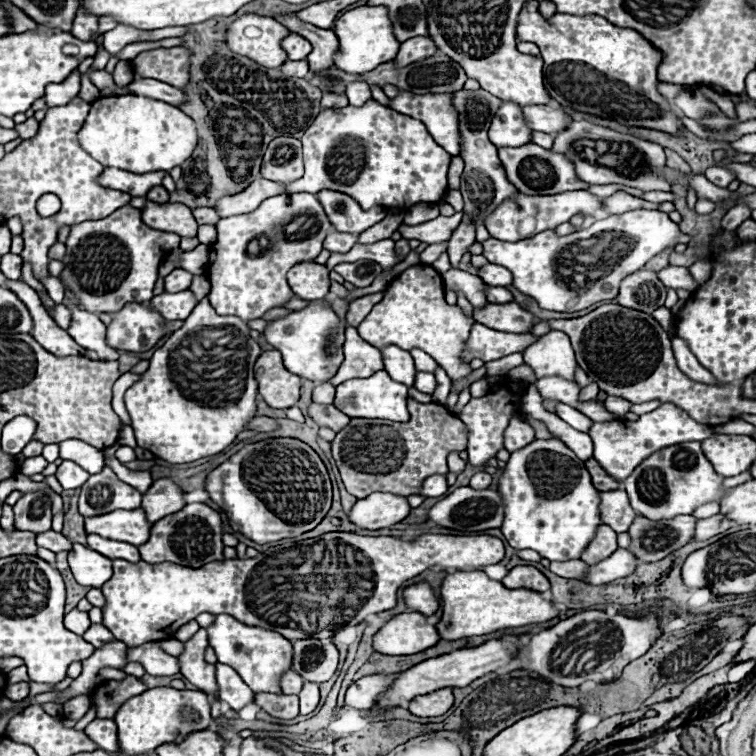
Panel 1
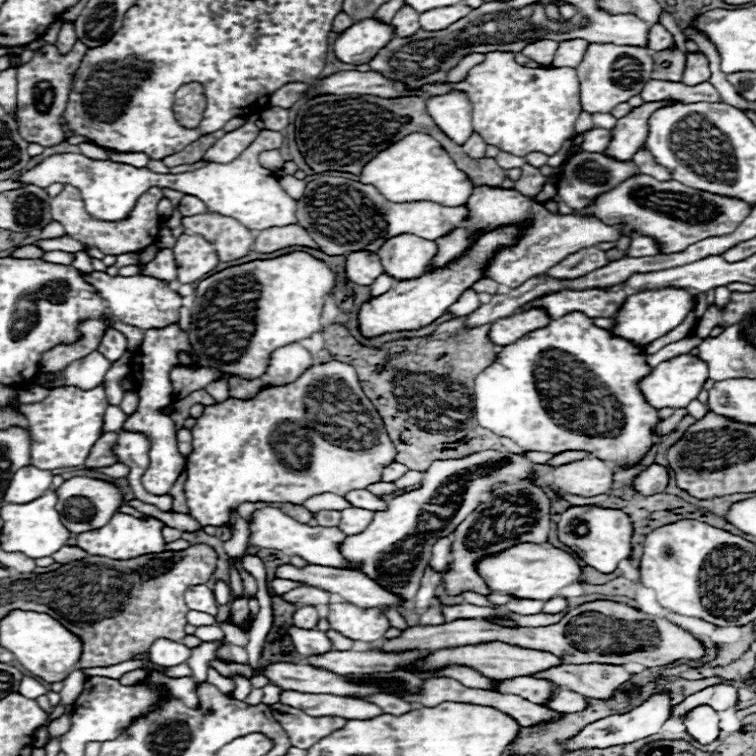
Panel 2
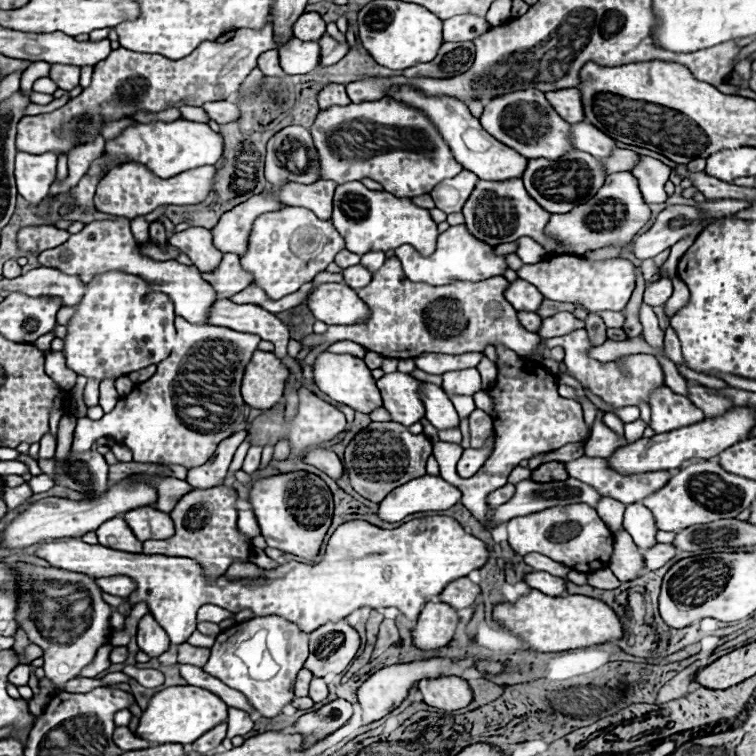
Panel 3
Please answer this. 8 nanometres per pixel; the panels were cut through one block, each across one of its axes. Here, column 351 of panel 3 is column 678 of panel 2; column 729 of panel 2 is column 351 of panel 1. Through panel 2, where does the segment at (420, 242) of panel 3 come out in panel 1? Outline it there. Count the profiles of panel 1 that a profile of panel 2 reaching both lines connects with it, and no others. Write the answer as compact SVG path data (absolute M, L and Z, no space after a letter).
M320 190L318 200L322 202L336 230L356 236L386 216L386 210L380 210L380 206L372 206L372 210L360 210L360 204L354 198L348 198L348 194L336 194L334 190Z

